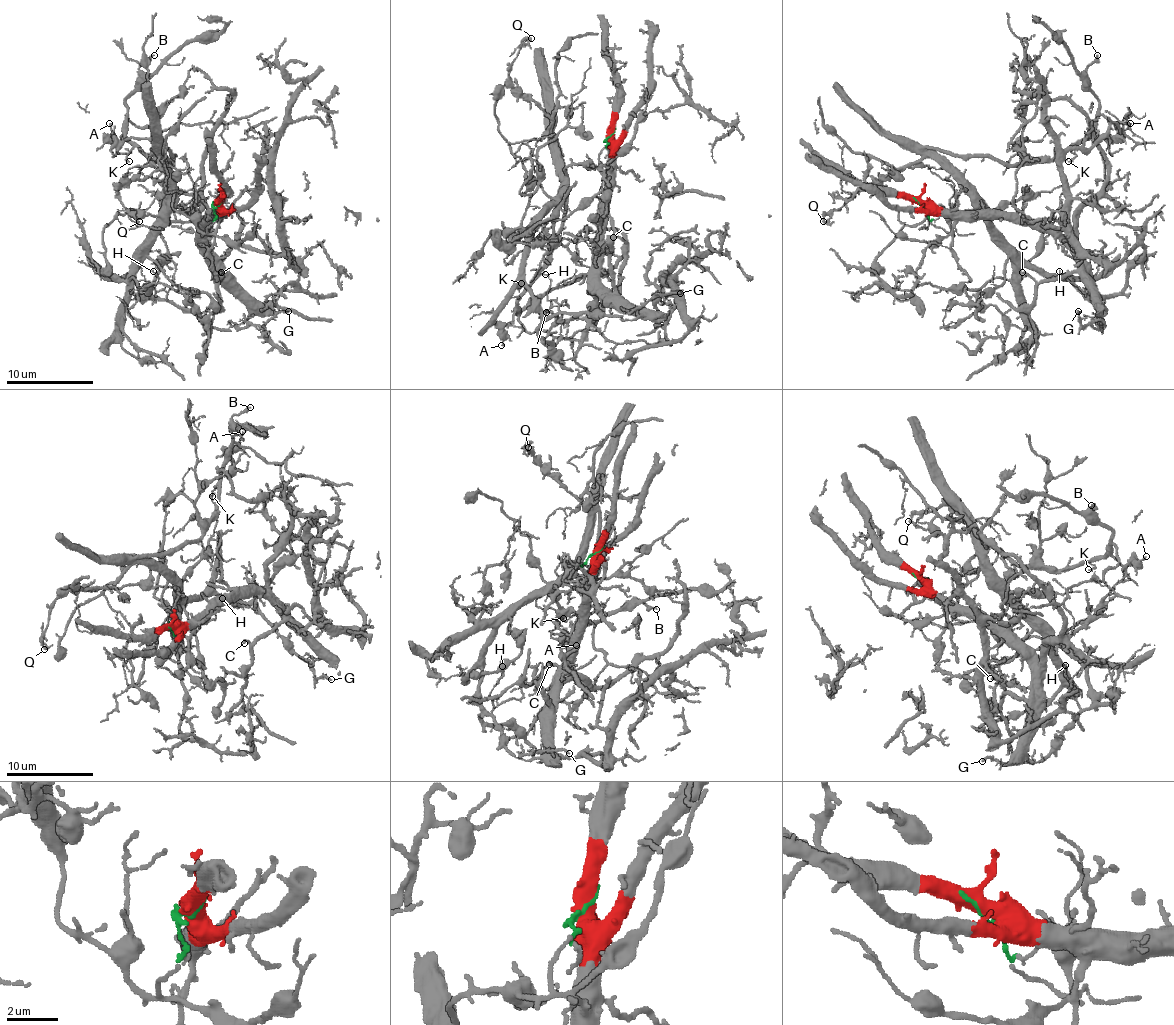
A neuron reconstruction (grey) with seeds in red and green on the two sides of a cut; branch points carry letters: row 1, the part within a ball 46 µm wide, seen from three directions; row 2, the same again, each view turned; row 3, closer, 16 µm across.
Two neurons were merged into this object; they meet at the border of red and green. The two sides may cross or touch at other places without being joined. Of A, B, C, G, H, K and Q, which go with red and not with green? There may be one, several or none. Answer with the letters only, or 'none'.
C, G

